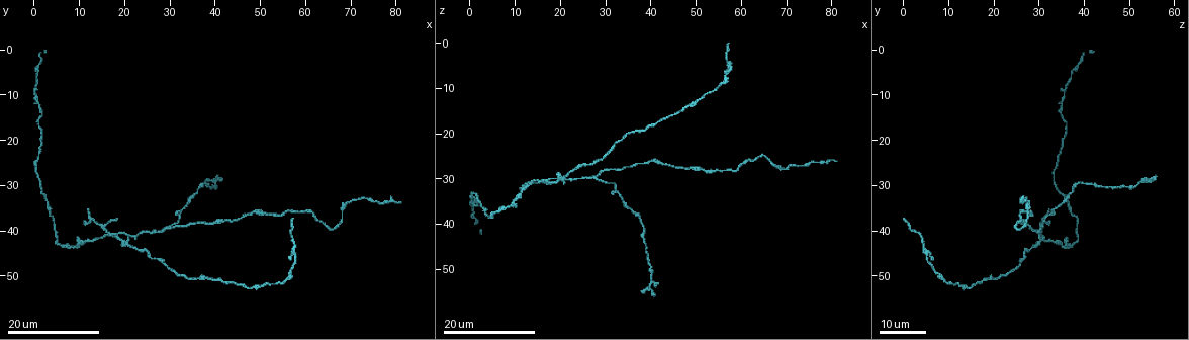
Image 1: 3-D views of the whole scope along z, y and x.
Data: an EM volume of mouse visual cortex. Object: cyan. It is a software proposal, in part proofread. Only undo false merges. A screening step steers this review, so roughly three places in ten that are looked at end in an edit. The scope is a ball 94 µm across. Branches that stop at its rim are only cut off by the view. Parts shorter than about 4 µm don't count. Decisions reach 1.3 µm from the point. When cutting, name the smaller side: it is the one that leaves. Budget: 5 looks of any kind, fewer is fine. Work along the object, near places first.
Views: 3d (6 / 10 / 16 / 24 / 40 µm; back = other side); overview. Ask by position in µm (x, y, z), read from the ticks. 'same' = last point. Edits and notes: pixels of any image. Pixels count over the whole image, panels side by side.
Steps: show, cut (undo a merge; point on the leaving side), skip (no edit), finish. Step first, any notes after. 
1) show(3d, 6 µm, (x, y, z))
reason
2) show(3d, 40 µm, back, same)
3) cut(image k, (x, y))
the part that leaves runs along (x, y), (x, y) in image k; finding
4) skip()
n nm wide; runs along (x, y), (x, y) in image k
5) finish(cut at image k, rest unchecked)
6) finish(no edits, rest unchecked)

show(3d, 24 µm, (17.0, 41.0, 30.5))
four arms meet

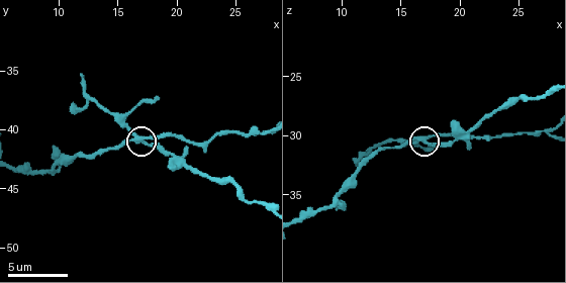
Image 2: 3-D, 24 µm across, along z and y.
show(3d, 10 µm, (17.2, 41.0, 30.6))
closer look

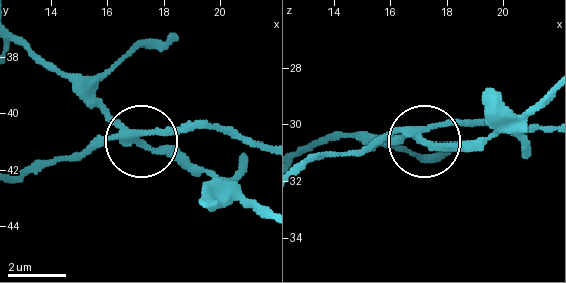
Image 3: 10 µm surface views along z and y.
cut(image 3, (167, 149))
4 arms; the part that leaves runs along (127, 136), (183, 154), (263, 206) in image 3; two neurons meet here

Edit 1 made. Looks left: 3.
show(overview)

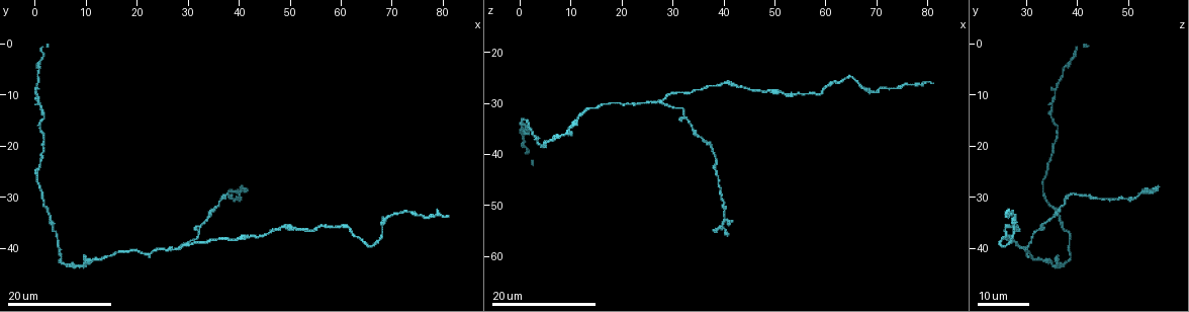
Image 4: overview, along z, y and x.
show(3d, 16 µm, (27.5, 40.0, 29.5))

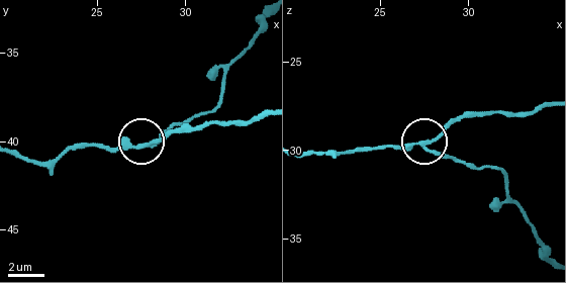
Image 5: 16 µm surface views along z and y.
show(3d, 6 µm, (27.7, 40.3, 29.5))
closer look

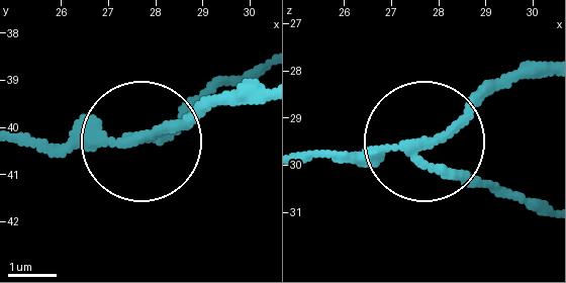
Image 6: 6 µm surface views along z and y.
cut(image 6, (467, 178))
3 arms; the part that leaves runs along (413, 155), (543, 202) in image 6; two neurons meet here

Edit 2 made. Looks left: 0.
finish(cut at image 3, cut at image 6, rest unchecked)

